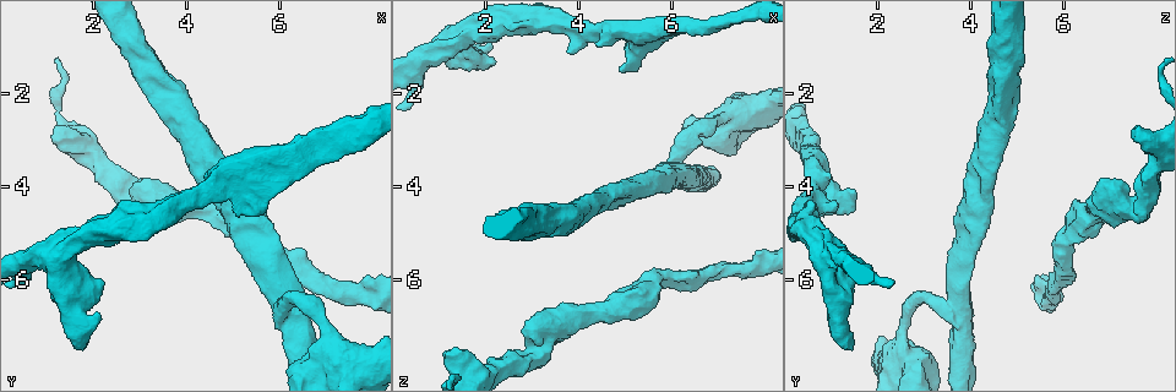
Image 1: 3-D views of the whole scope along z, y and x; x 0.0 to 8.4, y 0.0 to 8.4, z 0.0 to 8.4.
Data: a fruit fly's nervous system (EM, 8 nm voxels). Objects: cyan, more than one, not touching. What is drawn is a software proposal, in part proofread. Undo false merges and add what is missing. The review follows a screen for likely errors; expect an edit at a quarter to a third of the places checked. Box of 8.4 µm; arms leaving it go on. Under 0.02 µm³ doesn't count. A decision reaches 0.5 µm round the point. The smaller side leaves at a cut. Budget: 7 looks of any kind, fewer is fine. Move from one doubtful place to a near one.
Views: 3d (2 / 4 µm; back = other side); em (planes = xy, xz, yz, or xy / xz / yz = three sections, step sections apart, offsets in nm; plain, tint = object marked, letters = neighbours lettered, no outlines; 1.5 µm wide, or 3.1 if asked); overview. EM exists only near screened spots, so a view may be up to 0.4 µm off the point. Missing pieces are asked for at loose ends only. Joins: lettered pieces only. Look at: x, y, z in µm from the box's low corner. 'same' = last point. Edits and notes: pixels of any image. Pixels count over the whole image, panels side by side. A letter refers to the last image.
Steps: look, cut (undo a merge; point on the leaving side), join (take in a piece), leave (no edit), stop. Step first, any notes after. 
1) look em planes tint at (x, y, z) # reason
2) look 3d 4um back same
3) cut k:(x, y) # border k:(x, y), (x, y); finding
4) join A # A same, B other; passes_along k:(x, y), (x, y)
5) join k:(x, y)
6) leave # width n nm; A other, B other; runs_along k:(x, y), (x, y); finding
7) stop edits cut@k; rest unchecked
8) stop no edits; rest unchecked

look em yz step 8 tint at (1.20, 5.60, 0.90) # looks like a crossing

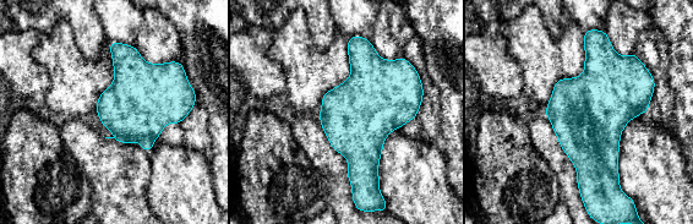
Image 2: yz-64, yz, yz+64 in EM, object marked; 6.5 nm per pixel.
look em planes tint same # cut it another way

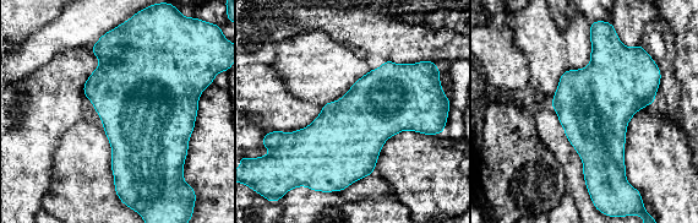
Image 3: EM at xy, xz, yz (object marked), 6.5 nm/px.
look em planes letters same # see the neighbours

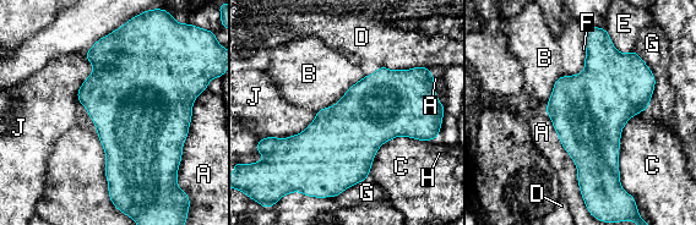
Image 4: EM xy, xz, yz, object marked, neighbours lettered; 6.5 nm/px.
leave # A other, B other, C other, D other, E other, F other, G other, H other, J other; border 4:(643, 109), (620, 136), (625, 190); one neuron here

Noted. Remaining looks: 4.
look em planes letters at (4.40, 3.25, 4.30) # arms part here

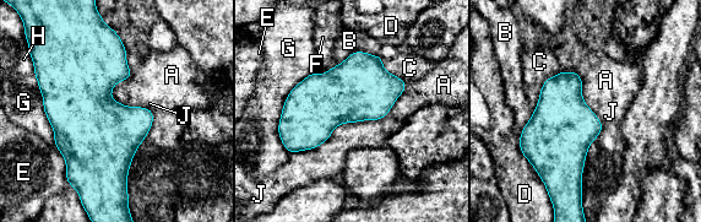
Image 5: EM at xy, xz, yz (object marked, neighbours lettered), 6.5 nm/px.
leave # width 300 nm; A other, B other, C other, D other, E other, F other, G other, H other, J other; all the same neuron

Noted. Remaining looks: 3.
look em xz step 4 tint at (1.25, 2.70, 7.60) # stops while still wide

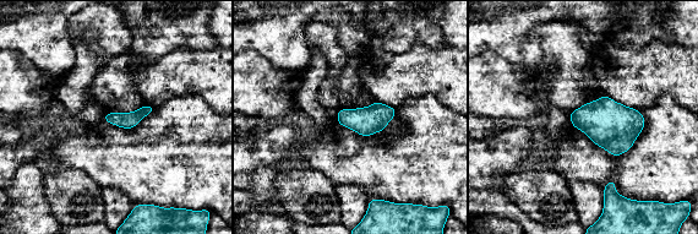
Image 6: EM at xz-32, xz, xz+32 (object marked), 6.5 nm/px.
look em planes letters same

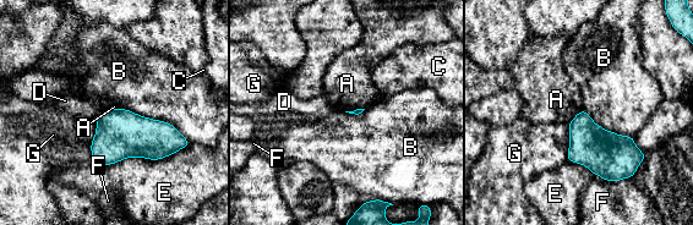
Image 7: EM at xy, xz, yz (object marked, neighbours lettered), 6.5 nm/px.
leave # A other, B other, C other, D other, E other, F other, G other; border 7:(582, 109), (568, 124); no lettered piece goes on from it

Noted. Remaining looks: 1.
stop no edits; rest unchecked

